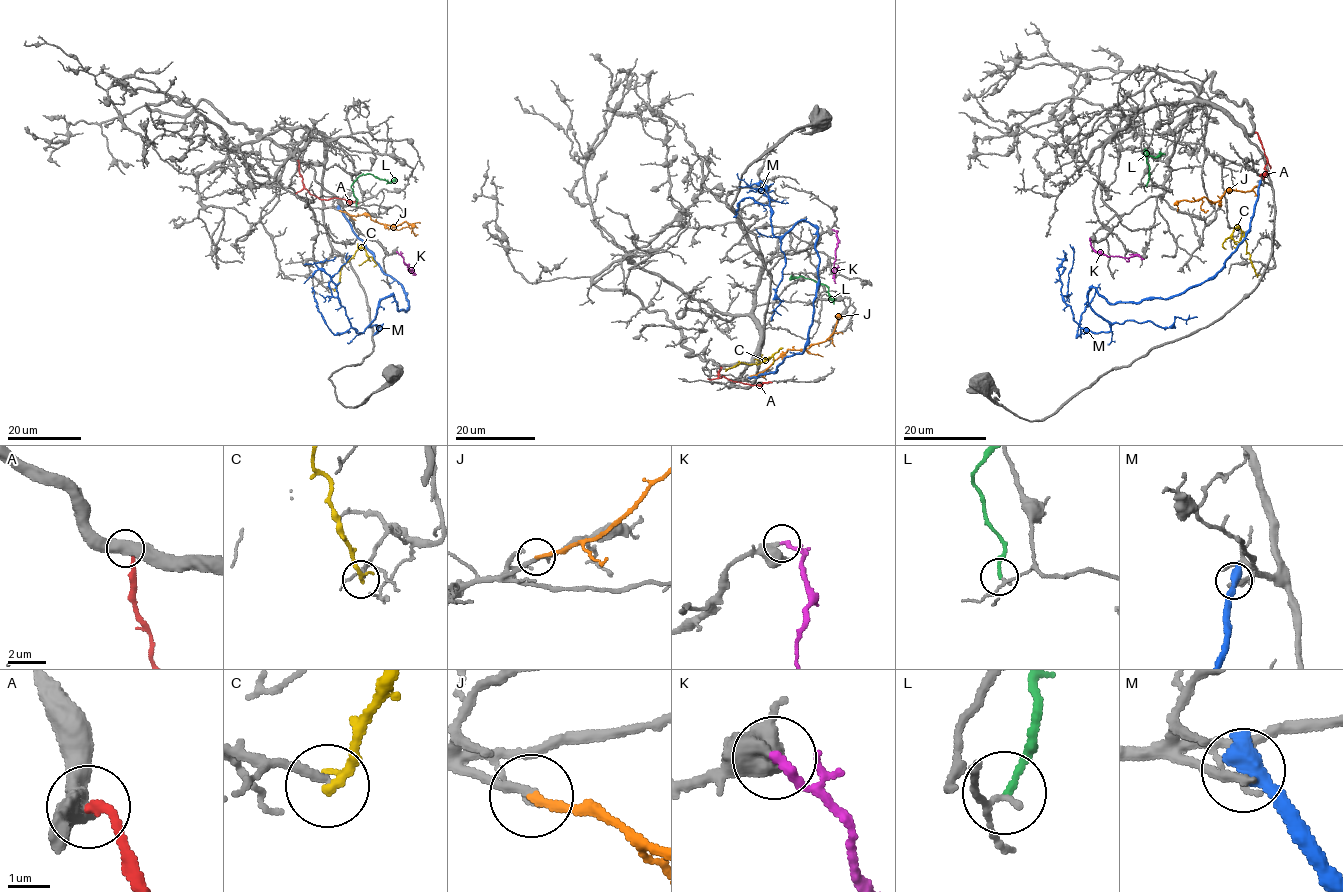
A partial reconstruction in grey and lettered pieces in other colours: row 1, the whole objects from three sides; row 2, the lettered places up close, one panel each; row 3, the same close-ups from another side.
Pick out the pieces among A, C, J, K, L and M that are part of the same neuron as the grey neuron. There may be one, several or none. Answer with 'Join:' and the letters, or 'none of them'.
Join: J, K

